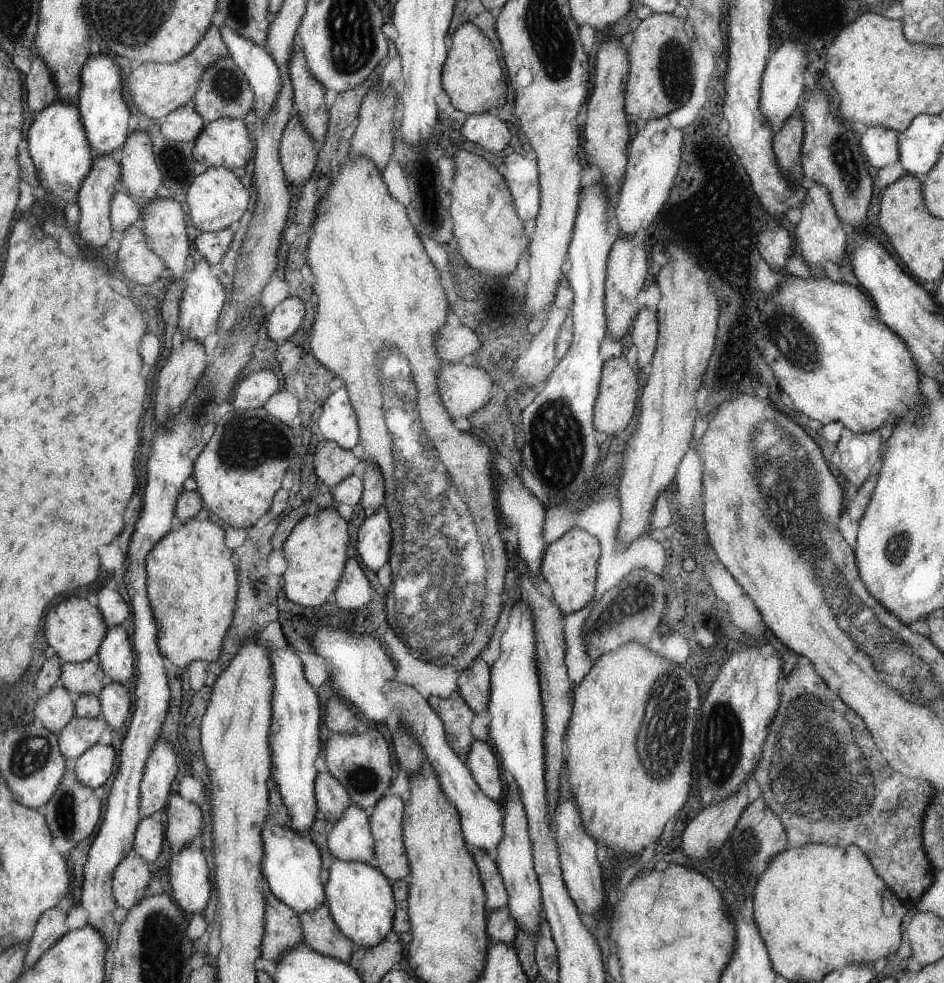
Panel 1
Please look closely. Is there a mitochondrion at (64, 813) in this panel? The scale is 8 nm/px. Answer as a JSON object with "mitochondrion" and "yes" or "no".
{"mitochondrion":"yes"}

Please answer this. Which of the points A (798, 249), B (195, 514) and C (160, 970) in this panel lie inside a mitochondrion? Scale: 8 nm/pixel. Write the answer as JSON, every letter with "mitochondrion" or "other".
{"A":"other","B":"other","C":"mitochondrion"}

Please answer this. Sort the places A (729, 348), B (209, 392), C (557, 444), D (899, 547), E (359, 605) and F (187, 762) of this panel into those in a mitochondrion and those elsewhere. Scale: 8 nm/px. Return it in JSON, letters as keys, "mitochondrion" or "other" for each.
{"A":"other","B":"mitochondrion","C":"mitochondrion","D":"mitochondrion","E":"other","F":"other"}

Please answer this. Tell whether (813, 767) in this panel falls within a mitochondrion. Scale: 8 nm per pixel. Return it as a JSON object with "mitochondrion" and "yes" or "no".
{"mitochondrion":"yes"}

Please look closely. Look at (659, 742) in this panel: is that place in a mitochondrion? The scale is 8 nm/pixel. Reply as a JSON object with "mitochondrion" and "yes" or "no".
{"mitochondrion":"yes"}

